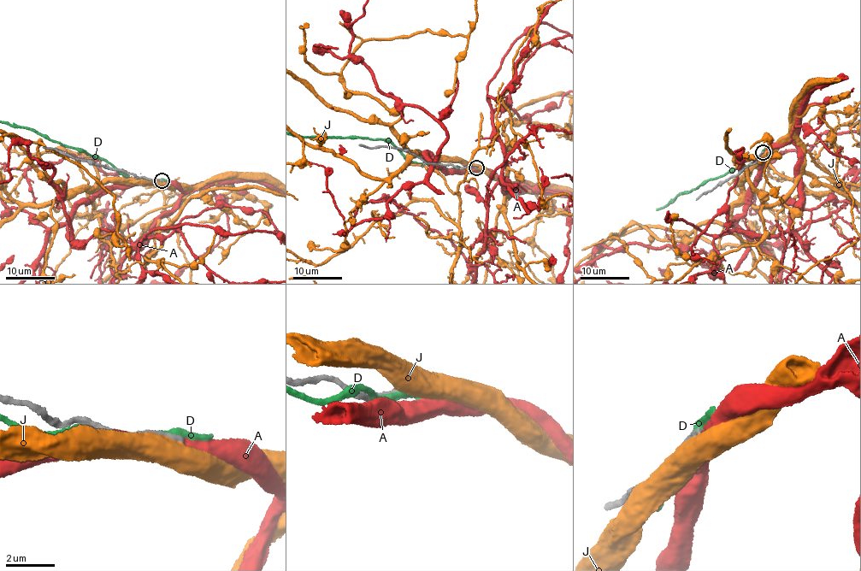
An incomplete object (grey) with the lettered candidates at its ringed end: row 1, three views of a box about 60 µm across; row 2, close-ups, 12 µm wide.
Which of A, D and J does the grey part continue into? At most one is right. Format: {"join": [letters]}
{"join": []}

